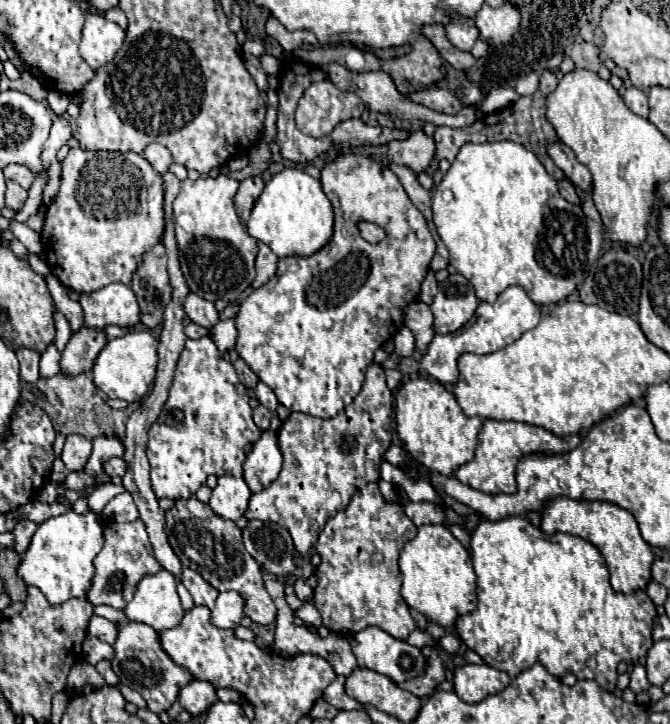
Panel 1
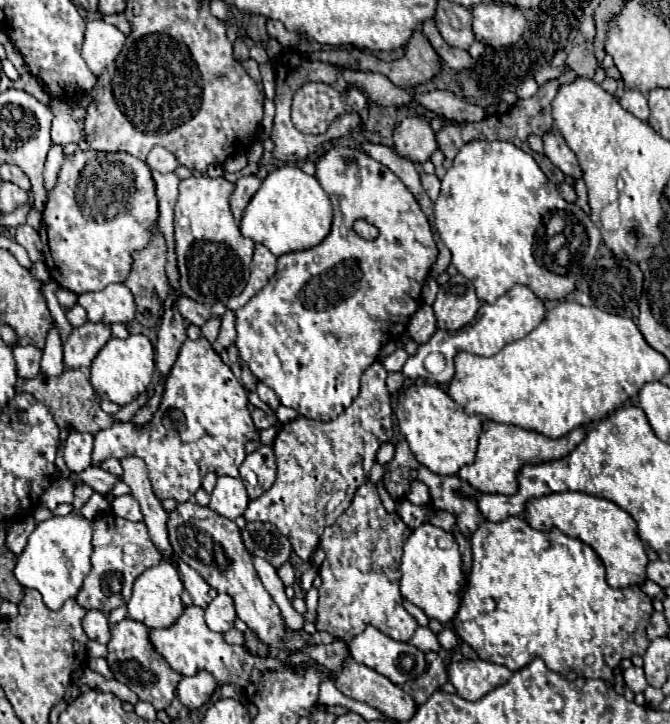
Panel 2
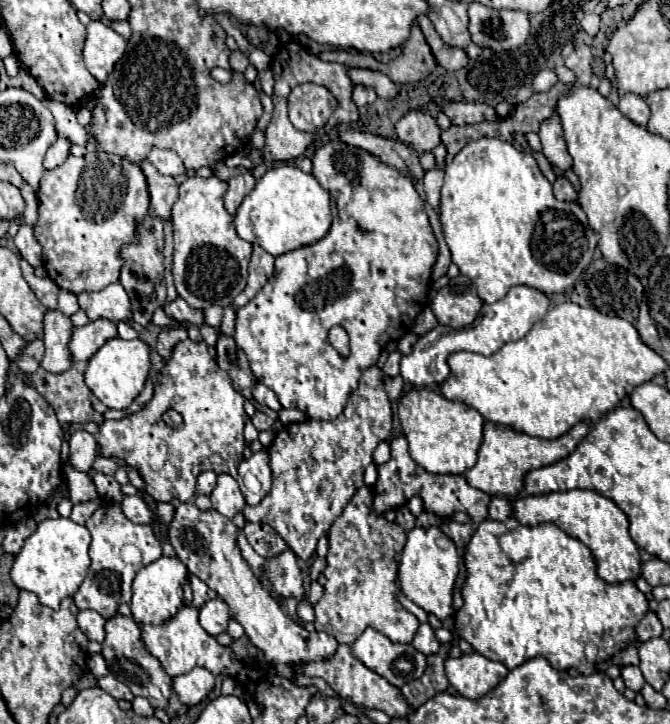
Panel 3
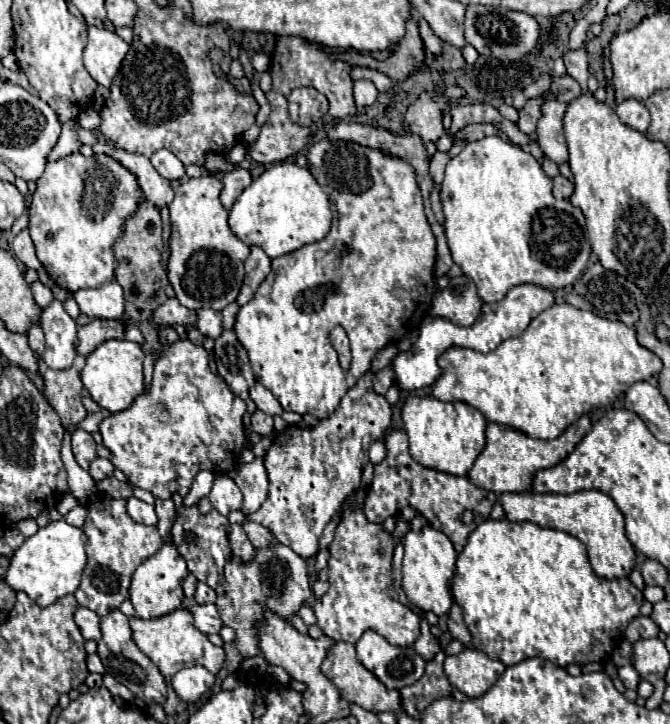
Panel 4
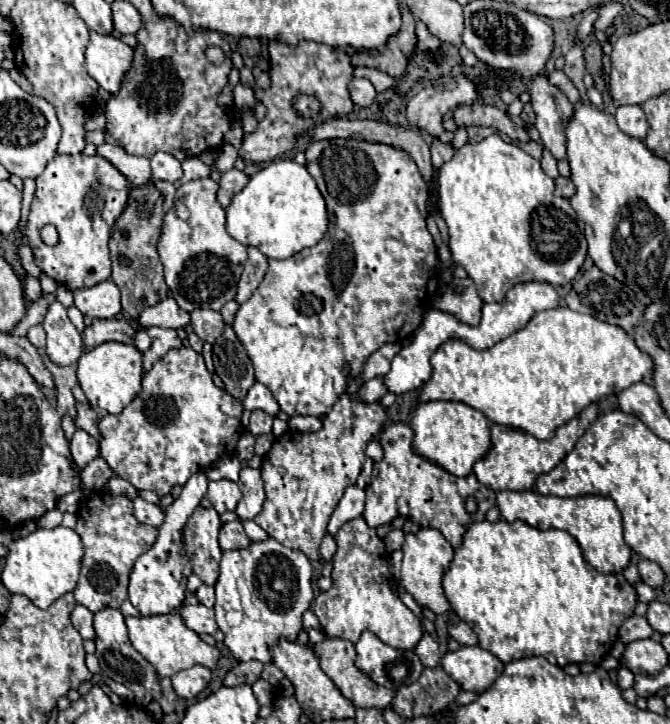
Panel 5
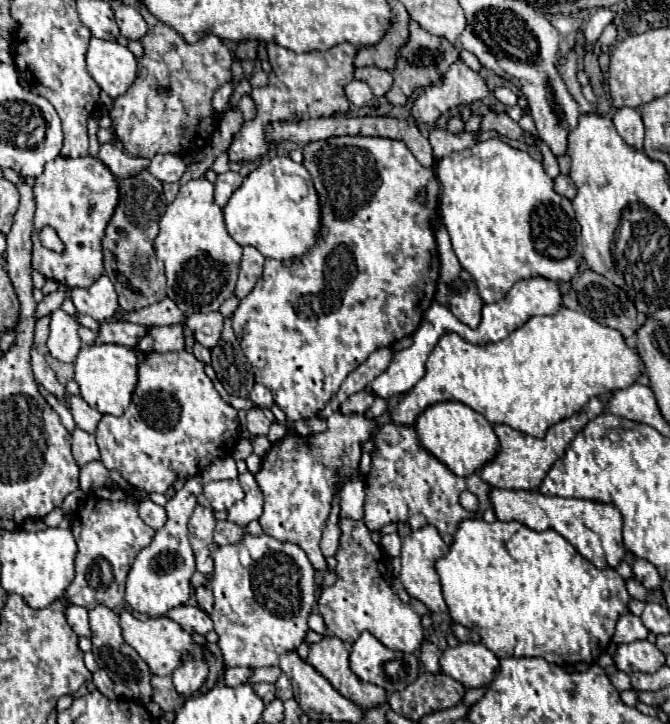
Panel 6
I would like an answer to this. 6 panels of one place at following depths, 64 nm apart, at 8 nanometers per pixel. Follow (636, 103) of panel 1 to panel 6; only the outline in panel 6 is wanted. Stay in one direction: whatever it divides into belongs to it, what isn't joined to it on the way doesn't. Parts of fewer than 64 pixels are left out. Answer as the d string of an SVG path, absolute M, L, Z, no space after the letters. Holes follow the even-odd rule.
M620 108L614 114L614 126L618 134L634 148L642 148L644 142L644 122L638 108Z

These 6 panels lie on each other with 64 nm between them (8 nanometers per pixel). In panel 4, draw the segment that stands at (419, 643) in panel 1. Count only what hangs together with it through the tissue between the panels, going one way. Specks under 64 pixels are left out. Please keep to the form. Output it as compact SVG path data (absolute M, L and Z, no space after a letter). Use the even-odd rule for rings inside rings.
M414 606L415 613L420 616L420 636L416 638L416 642L412 644L414 646L414 650L428 662L428 660L432 660L436 654L438 654L438 650L440 650L440 644L438 644L438 640L430 634L430 624L428 624L425 613L422 612L418 607Z

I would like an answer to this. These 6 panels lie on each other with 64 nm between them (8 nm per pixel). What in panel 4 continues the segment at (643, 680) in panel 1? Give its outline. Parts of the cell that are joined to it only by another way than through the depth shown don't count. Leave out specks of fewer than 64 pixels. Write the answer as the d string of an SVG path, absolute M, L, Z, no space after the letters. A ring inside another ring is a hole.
M624 666L624 668L620 668L620 670L618 670L618 676L620 676L620 680L624 682L626 688L636 690L638 684L640 684L640 674L636 672L634 666Z

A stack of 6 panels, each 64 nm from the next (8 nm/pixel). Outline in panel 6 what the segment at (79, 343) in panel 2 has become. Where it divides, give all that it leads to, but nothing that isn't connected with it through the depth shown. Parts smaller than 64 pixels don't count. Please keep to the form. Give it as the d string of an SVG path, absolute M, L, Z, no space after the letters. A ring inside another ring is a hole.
M106 320L98 328L96 344L112 342L112 344L122 344L122 346L134 348L144 334L148 334L146 326L138 326L138 324L132 324L126 320Z

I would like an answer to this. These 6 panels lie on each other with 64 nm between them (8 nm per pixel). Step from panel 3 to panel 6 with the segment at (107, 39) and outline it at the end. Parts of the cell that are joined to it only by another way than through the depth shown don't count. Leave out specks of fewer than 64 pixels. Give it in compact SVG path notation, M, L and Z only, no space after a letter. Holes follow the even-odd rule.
M94 36L86 52L86 68L110 98L122 96L136 78L134 54L118 42Z

